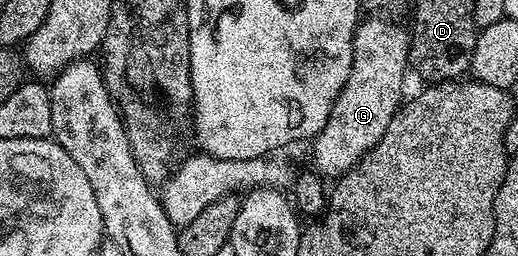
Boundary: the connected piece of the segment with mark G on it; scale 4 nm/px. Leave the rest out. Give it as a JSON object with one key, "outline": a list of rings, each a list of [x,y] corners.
{"outline":[[[368,16],[356,27],[352,41],[352,71],[336,97],[322,132],[312,142],[313,167],[321,177],[332,180],[356,166],[382,138],[402,105],[404,73],[410,70],[410,34],[396,22],[399,21],[384,16]]]}

